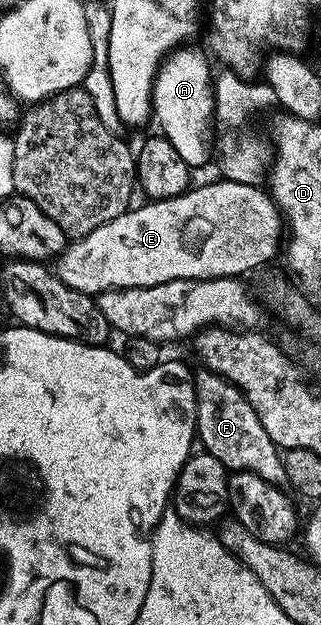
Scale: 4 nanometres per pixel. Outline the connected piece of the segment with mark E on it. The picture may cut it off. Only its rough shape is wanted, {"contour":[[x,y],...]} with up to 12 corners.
{"contour":[[214,179],[65,244],[89,295],[243,278],[286,222],[259,184]]}

